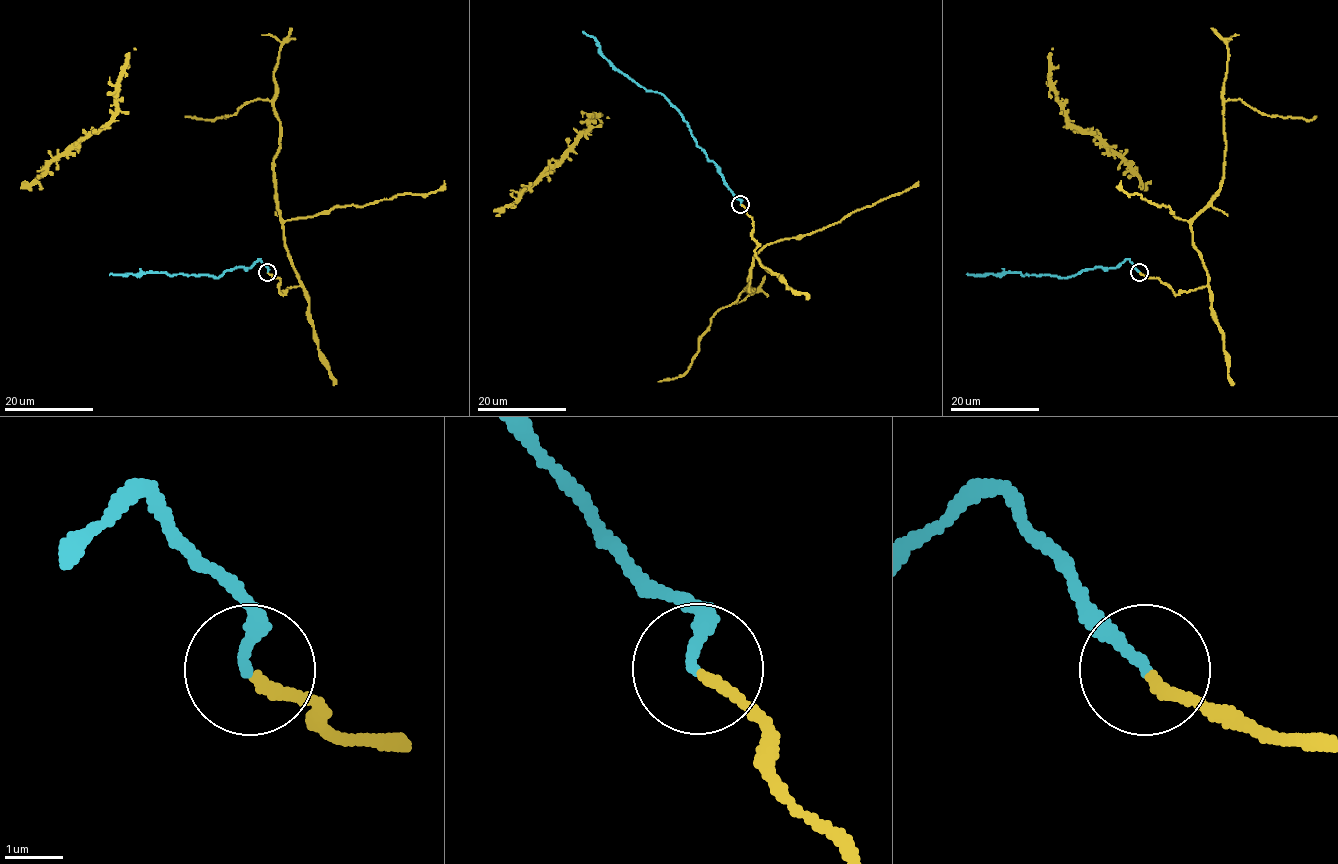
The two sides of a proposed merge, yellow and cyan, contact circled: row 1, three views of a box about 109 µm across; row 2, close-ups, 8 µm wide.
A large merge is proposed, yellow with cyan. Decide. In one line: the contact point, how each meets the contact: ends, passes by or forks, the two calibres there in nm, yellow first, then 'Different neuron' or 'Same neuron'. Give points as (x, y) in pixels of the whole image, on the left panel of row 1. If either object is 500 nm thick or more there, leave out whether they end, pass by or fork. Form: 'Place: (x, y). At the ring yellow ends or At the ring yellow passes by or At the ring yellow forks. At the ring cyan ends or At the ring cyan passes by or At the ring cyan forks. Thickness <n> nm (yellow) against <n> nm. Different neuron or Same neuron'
Place: (267, 272). At the ring yellow ends. At the ring cyan ends. Thickness 180 nm (yellow) against 190 nm. Same neuron

